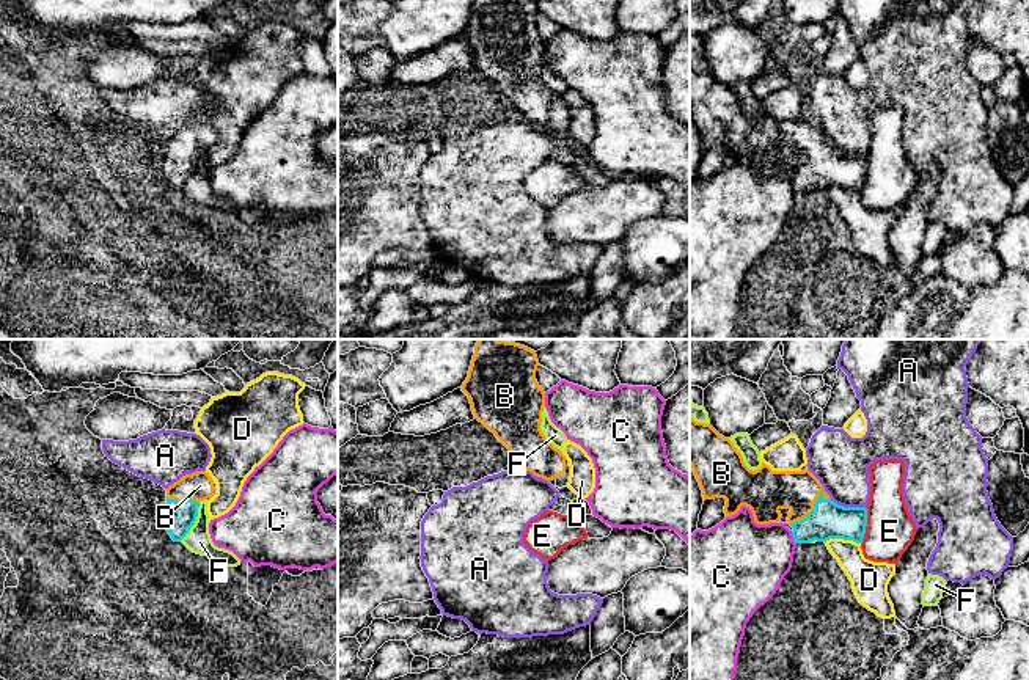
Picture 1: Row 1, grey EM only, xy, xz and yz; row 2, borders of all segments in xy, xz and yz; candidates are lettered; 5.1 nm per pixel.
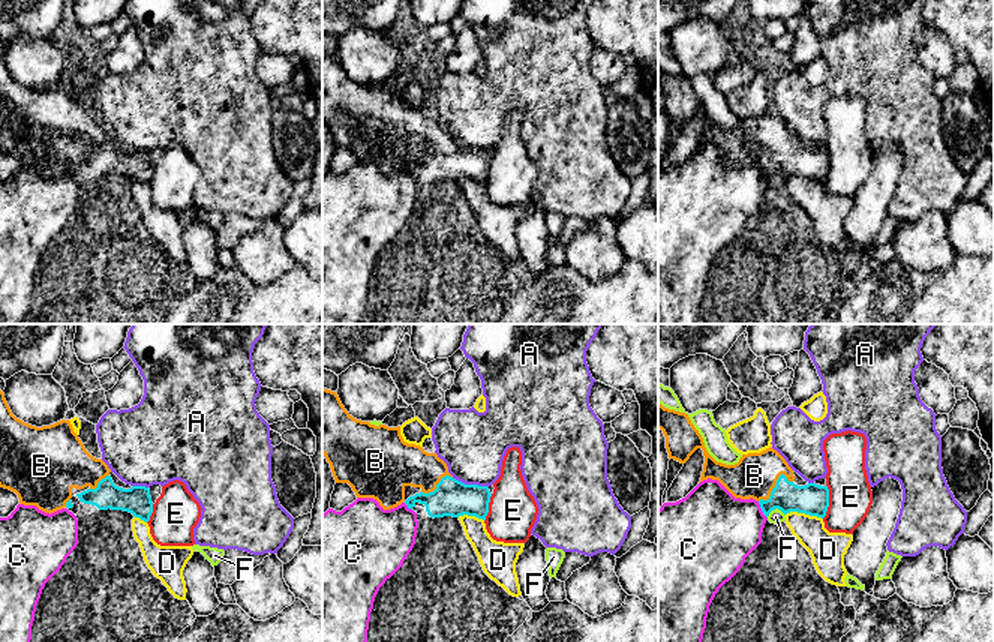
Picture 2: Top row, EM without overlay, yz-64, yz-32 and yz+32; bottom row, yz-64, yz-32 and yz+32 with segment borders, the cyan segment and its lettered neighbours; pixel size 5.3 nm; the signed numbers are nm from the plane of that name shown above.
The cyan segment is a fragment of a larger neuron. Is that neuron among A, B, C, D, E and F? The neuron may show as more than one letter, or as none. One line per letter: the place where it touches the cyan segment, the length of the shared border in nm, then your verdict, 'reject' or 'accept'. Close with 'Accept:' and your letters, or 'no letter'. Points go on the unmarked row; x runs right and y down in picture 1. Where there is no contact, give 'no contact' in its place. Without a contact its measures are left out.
A: yz (847, 156) | 190 nm | reject
B: yz (812, 159) | 260 nm | accept
C: yz (794, 186) | 80 nm | reject
D: yz (842, 186) | 180 nm | reject
E: yz (866, 173) | 190 nm | reject
F: xy (195, 168) | 220 nm | reject
Accept: B

